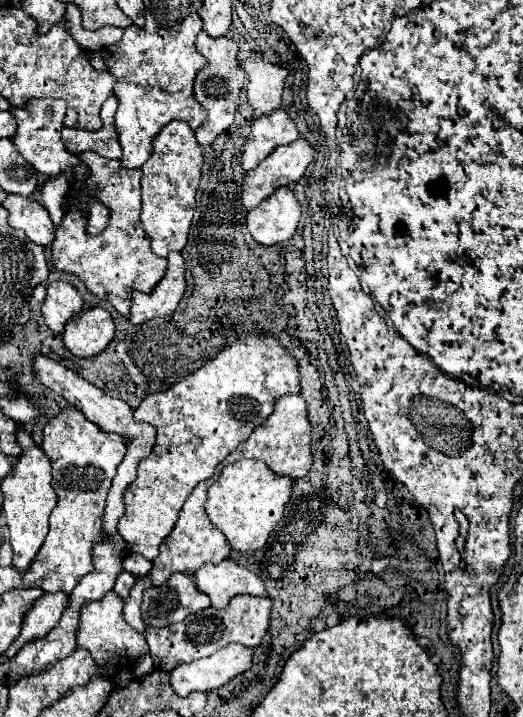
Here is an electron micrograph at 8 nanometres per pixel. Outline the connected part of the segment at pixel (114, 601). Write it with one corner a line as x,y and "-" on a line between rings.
111,590
105,594
99,602
87,602
81,610
81,622
79,622
79,634
77,634
77,646
87,648
97,662
97,666
105,664
123,664
123,666
135,666
139,658
149,654
149,646
145,642
145,636
139,634
135,628
131,628
123,618
123,606
125,602

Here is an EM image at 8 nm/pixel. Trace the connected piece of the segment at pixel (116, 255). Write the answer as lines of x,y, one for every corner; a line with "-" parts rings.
93,152
79,154
85,166
89,166
87,188
91,194
111,208
109,226
99,236
87,236
85,214
75,208
75,212
65,214
53,240
53,266
79,276
91,294
113,304
123,316
129,314
129,292
153,292
165,274
167,260
151,252
149,236
145,228
139,226
141,214
141,170
123,170
119,160
107,160

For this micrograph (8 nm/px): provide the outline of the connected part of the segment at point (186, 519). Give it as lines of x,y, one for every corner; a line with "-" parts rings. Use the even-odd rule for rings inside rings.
217,476
197,484
197,488
189,494
189,498
185,500
185,504
179,512
179,520
175,524
175,528
171,530
171,534
167,536
167,540
161,544
159,548
159,556
155,558
153,562
153,570
149,574
149,580
151,584
165,584
167,578
173,574
173,572
183,572
183,574
195,574
203,564
219,564
223,562
231,548
229,548
229,542
225,540
225,536
209,522
207,518
207,512
205,512
205,500
207,500
207,488
215,482

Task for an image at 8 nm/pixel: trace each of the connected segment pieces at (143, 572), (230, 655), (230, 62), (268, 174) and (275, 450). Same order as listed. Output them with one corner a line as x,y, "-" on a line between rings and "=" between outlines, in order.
129,554
129,556
125,558
125,562
123,562
123,570
125,570
125,572
131,572
131,574
137,574
137,576
141,576
141,578
145,578
145,576
149,574
149,570
151,570
151,562
145,560
145,558
141,558
141,556
=
229,644
207,658
181,664
173,672
169,672
171,686
179,696
187,696
189,692
195,690
201,692
217,690
231,678
249,670
251,660
253,660
253,650
241,644
=
205,30
197,36
197,50
205,56
207,65
199,71
195,76
195,100
203,104
203,108
207,110
207,120
201,128
195,130
195,138
199,146
207,146
211,144
221,132
225,132
233,120
235,120
235,112
239,106
239,94
245,86
245,72
239,68
237,64
237,42
229,40
229,38
211,38
=
297,138
293,144
275,148
255,170
247,172
243,178
243,206
251,210
267,196
271,196
277,186
297,182
311,162
313,146
303,138
=
281,396
275,404
273,414
245,440
233,454
229,454
219,466
225,468
241,458
253,458
265,462
273,472
291,476
293,480
307,476
313,458
311,458
311,424
307,418
307,404
301,396

